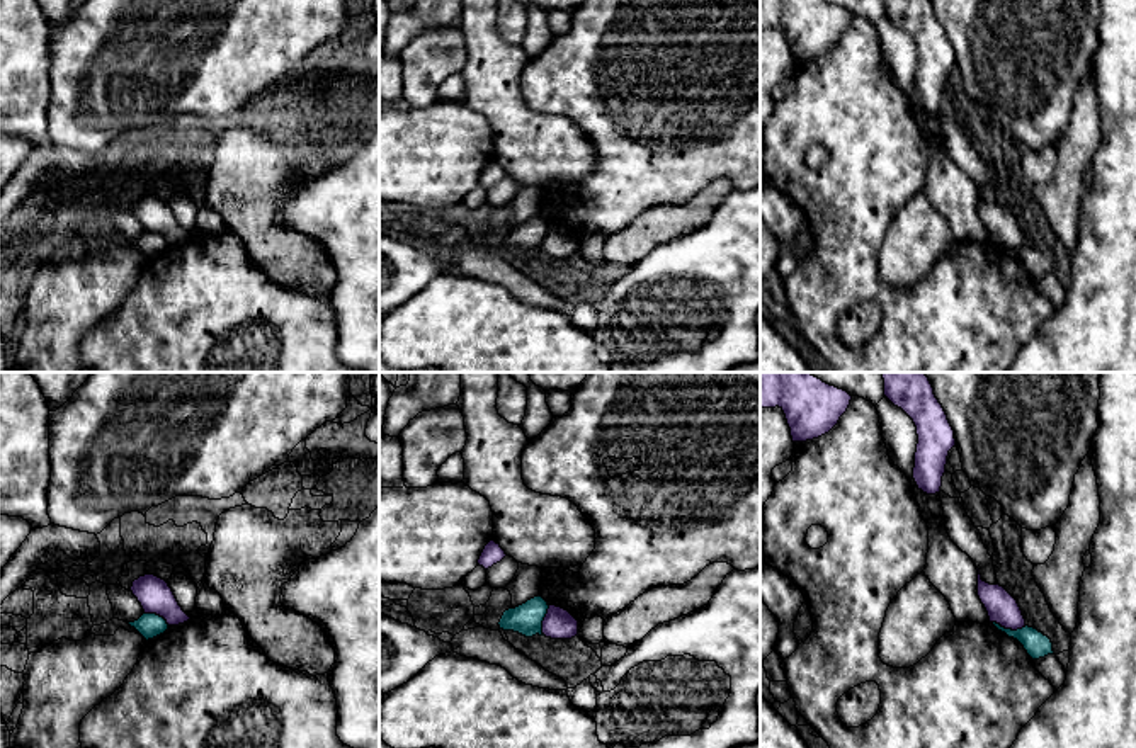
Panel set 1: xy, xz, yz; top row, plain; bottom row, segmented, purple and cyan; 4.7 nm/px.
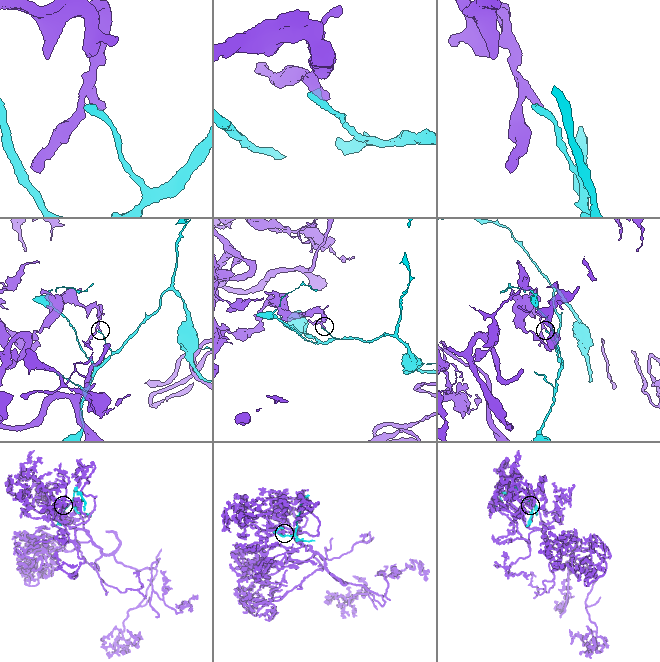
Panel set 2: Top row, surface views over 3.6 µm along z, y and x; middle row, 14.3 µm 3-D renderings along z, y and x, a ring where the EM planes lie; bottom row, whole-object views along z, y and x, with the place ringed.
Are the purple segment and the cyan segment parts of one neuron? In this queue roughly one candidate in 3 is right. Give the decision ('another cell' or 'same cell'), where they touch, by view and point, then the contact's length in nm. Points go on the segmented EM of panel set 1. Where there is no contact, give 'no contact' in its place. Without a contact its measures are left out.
another cell | yz (1011, 628) | 160 nm

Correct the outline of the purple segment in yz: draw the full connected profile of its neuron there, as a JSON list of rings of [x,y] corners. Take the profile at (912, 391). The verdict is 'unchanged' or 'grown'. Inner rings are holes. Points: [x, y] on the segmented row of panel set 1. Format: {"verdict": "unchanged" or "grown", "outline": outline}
{"verdict": "unchanged", "outline": [[[884,372],[884,396],[915,423],[918,444],[913,479],[927,495],[940,491],[954,430],[923,372]]]}

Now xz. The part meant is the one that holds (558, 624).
{"verdict": "unchanged", "outline": [[[549,605],[542,620],[542,634],[551,639],[571,639],[578,636],[578,620],[568,610]]]}

